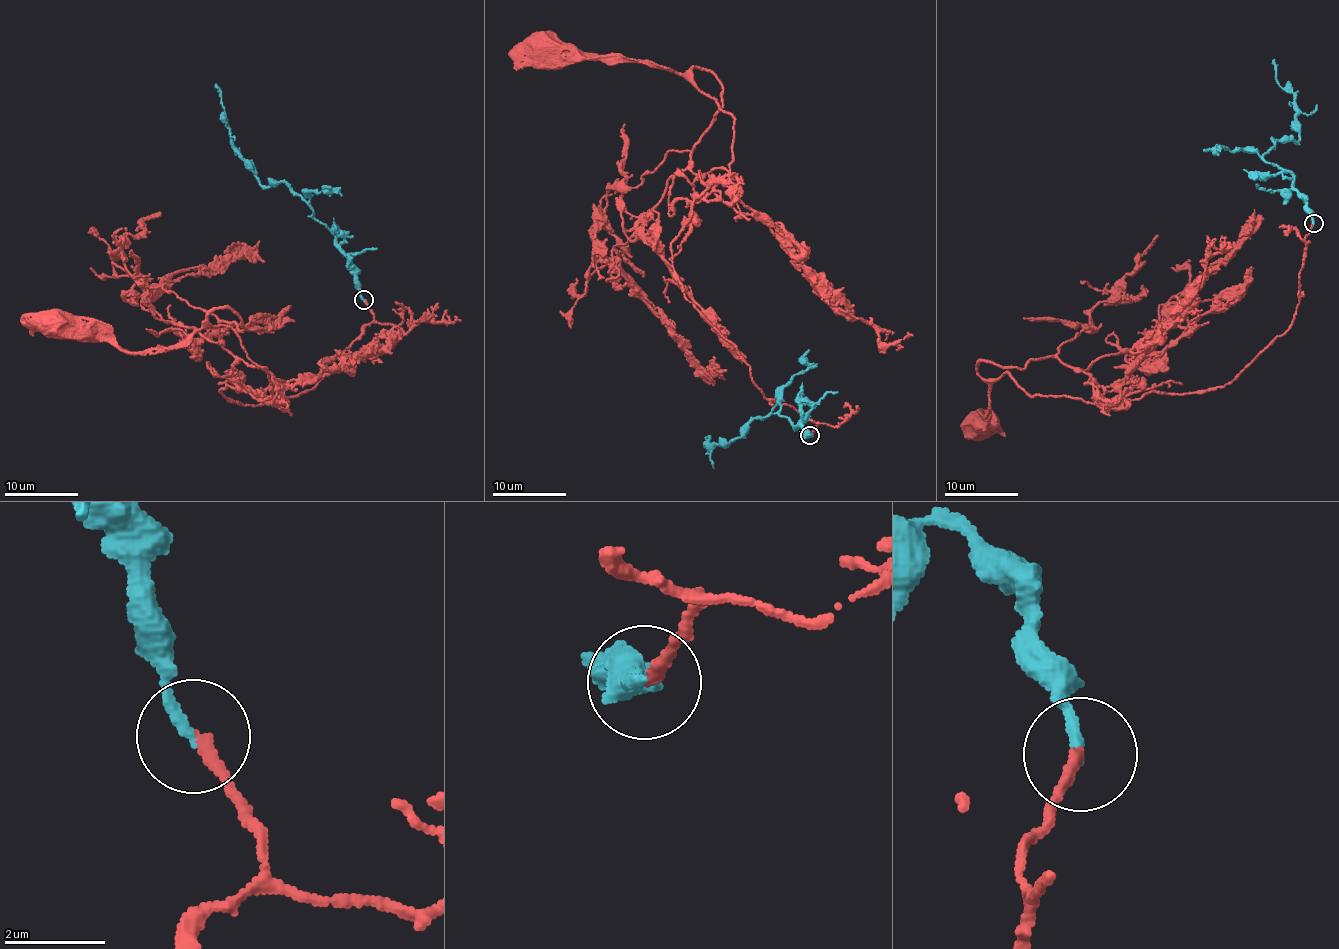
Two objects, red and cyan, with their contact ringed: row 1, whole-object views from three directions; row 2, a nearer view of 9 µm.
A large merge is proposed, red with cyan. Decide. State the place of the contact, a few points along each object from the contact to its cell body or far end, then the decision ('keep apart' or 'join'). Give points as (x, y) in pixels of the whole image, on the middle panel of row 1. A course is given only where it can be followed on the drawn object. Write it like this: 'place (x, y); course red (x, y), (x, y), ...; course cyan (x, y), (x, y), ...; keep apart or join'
place (810, 435); course red (810, 435), (818, 423), (764, 397), (671, 264), (694, 201), (730, 171), (733, 118), (681, 74), (550, 50); course cyan (810, 435), (779, 413), (779, 404), (729, 447), (710, 449), (710, 438), (705, 440); join

